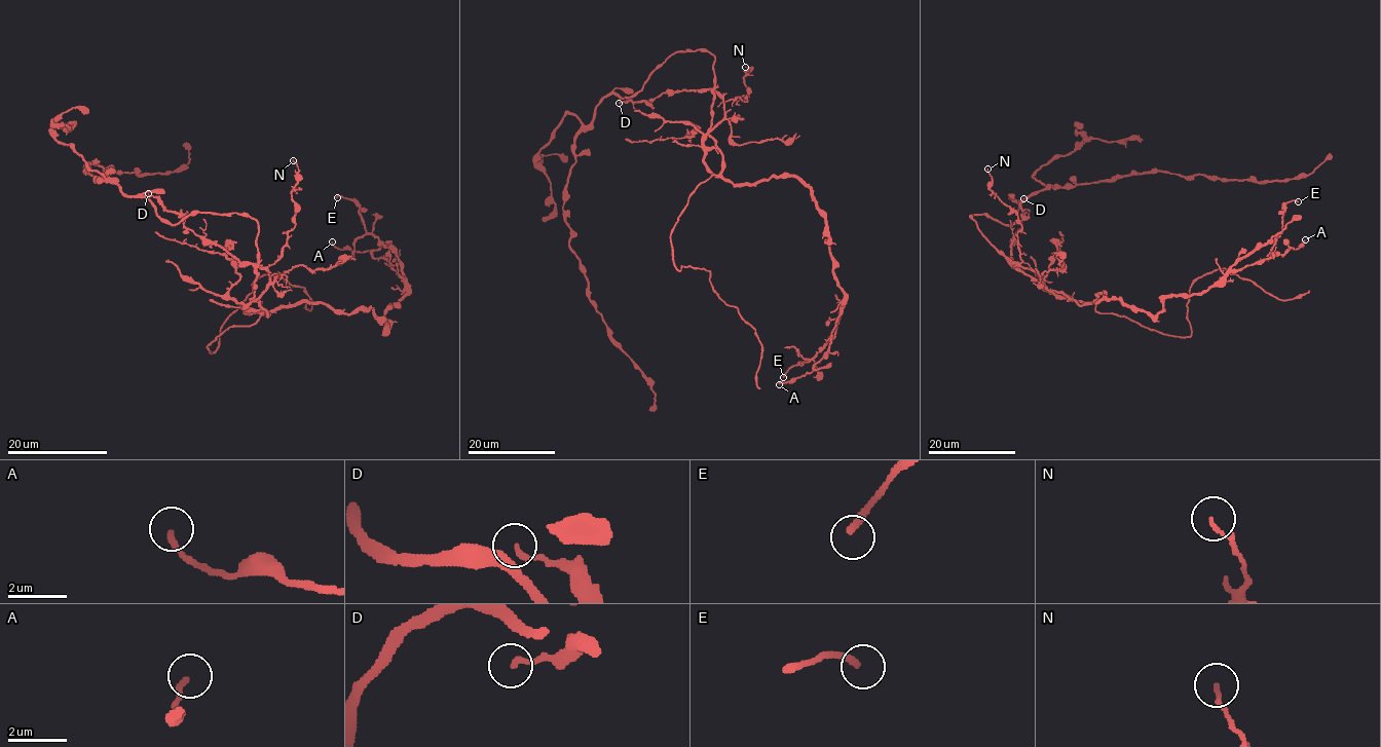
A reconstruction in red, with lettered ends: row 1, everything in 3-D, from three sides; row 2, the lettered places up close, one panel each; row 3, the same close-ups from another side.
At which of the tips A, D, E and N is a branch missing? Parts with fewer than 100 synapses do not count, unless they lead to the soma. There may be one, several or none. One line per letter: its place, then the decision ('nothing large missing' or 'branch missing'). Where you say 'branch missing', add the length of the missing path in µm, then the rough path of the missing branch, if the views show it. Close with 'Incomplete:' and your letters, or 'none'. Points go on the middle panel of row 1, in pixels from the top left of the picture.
A: place (779, 384); nothing large missing
D: place (619, 103); nothing large missing
E: place (783, 377); nothing large missing
N: place (745, 67); nothing large missing
Incomplete: none

